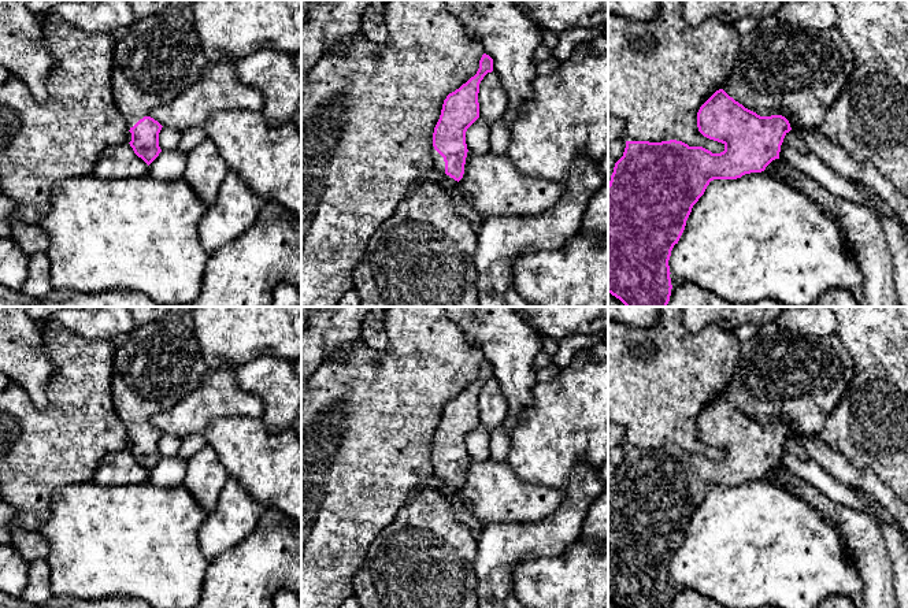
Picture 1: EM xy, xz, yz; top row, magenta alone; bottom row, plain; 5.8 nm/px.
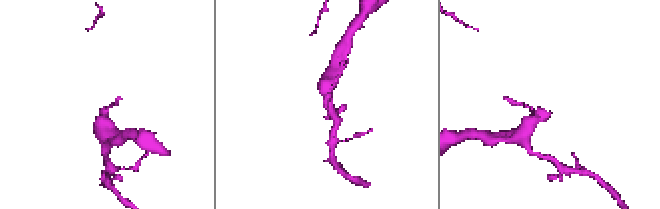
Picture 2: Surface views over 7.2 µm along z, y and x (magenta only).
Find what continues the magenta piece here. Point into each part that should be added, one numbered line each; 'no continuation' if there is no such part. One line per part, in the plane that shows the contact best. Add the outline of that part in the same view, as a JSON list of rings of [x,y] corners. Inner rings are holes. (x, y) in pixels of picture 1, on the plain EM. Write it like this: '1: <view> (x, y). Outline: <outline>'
1: xz (460, 512). Outline: [[[431,453],[433,475],[442,482],[441,493],[448,500],[453,516],[460,523],[466,524],[471,533],[478,535],[482,531],[482,524],[479,519],[472,515],[464,503],[457,497],[457,487],[445,481],[444,464]]]

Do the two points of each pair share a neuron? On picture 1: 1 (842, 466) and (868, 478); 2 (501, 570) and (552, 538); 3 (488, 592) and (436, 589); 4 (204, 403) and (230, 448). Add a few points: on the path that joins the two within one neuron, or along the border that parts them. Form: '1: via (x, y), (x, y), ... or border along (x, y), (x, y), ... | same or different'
1: via (849, 473), (855, 478), (862, 478) | same
2: via (512, 558), (530, 540), (540, 538) | same
3: border along (473, 560), (477, 593) | different
4: border along (244, 415), (215, 416), (202, 433) | different

